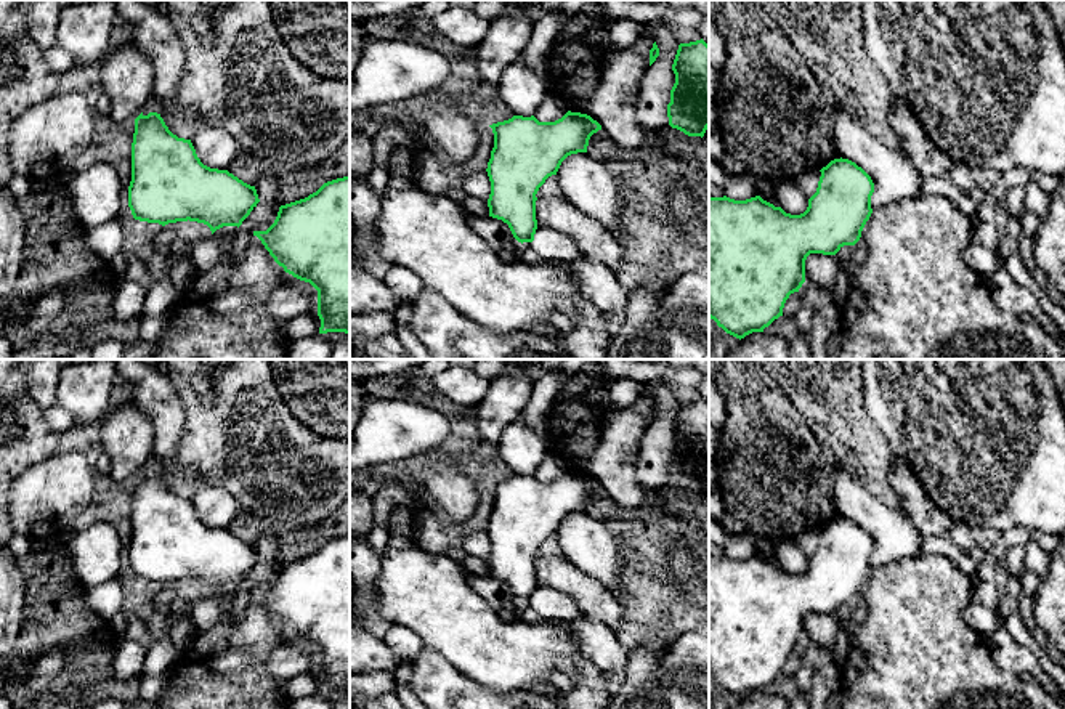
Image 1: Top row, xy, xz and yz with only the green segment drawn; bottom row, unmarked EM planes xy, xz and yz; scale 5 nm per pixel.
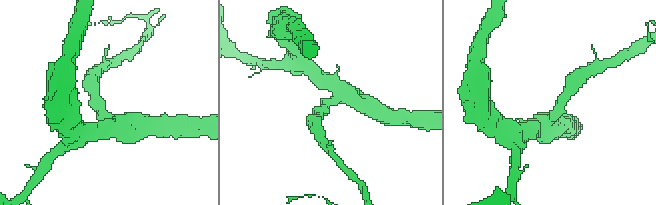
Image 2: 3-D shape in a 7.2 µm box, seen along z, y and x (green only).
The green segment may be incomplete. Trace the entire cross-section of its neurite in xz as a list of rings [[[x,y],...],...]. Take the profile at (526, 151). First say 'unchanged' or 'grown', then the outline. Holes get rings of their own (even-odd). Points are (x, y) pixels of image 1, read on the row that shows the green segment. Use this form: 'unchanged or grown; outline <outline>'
unchanged; outline [[[568,111],[555,122],[513,115],[489,127],[494,133],[486,168],[489,217],[507,223],[518,242],[532,242],[539,188],[557,175],[568,156],[587,152],[590,136],[601,125],[587,114]]]

